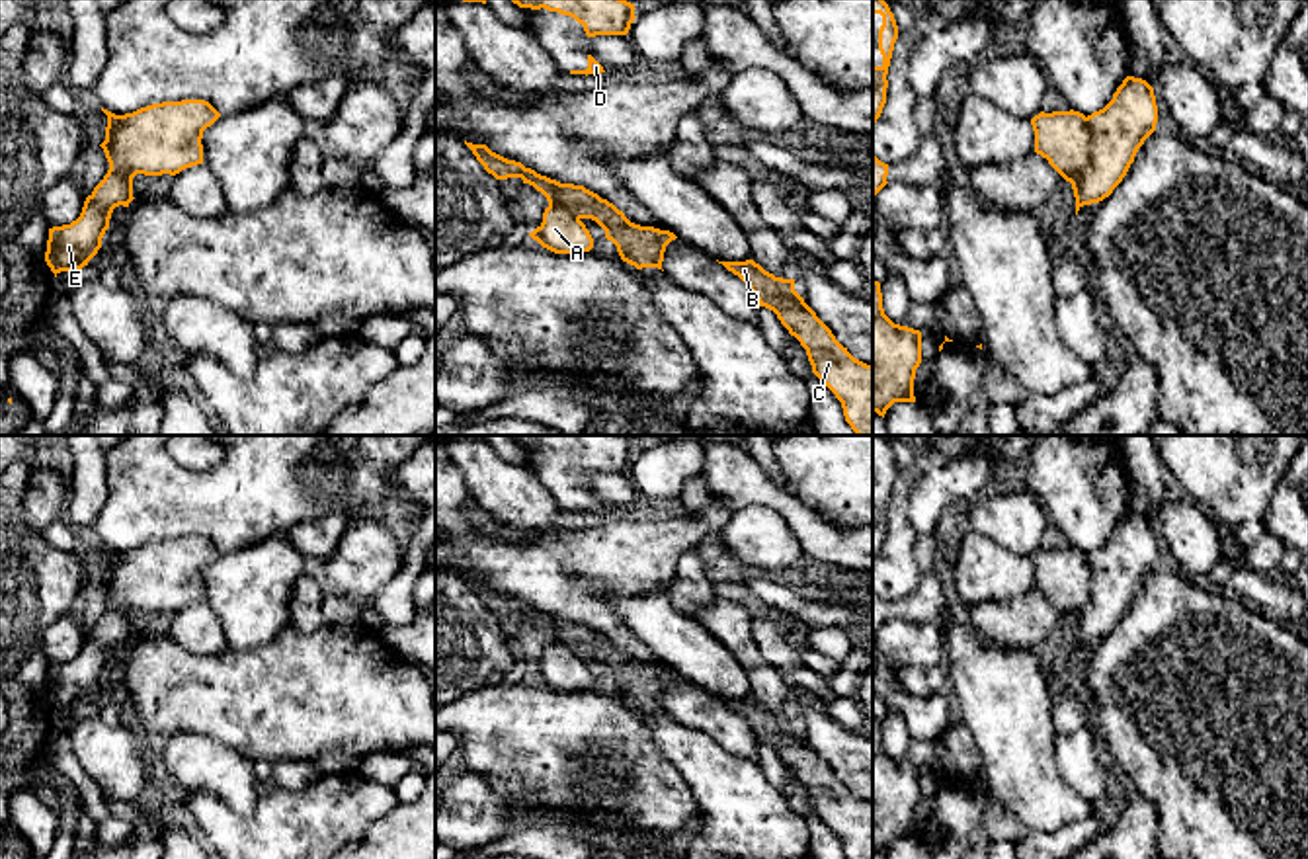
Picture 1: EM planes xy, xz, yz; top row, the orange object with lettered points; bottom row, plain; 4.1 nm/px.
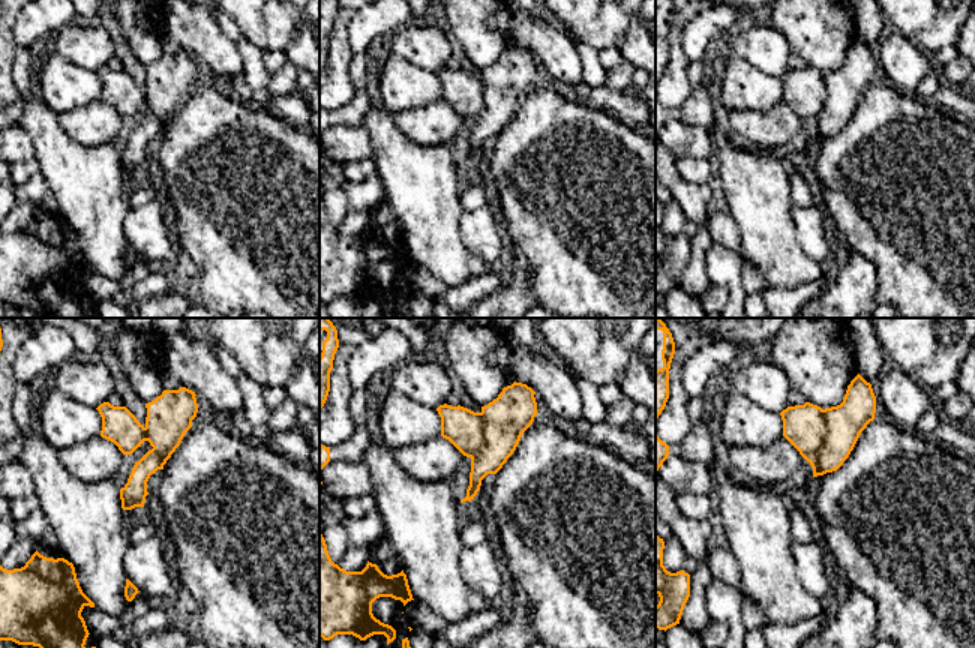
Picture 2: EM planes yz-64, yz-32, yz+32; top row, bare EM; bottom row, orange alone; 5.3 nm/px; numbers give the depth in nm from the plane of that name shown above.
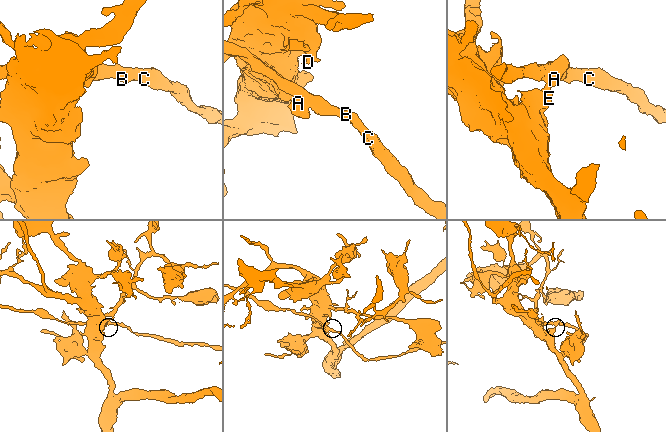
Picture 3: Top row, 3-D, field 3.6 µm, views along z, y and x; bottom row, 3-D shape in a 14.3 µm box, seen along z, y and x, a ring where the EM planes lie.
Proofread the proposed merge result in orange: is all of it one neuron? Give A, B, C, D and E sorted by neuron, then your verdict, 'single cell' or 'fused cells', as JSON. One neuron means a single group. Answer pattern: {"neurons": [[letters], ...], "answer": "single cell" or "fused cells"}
{"neurons": [["A", "D", "E"], ["B", "C"]], "answer": "fused cells"}

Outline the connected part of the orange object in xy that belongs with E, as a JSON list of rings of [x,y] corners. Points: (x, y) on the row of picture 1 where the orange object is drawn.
[[[109,166],[103,180],[86,197],[76,221],[49,228],[45,262],[55,273],[80,271],[102,248],[115,207],[129,207],[133,197],[133,174]]]

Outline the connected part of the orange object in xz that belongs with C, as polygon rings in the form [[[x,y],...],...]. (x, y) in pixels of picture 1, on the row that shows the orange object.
[[[754,260],[718,262],[738,275],[759,307],[777,314],[781,324],[806,349],[812,373],[841,402],[845,422],[857,435],[873,435],[873,365],[855,359],[832,330],[795,291],[795,279],[775,277]]]

